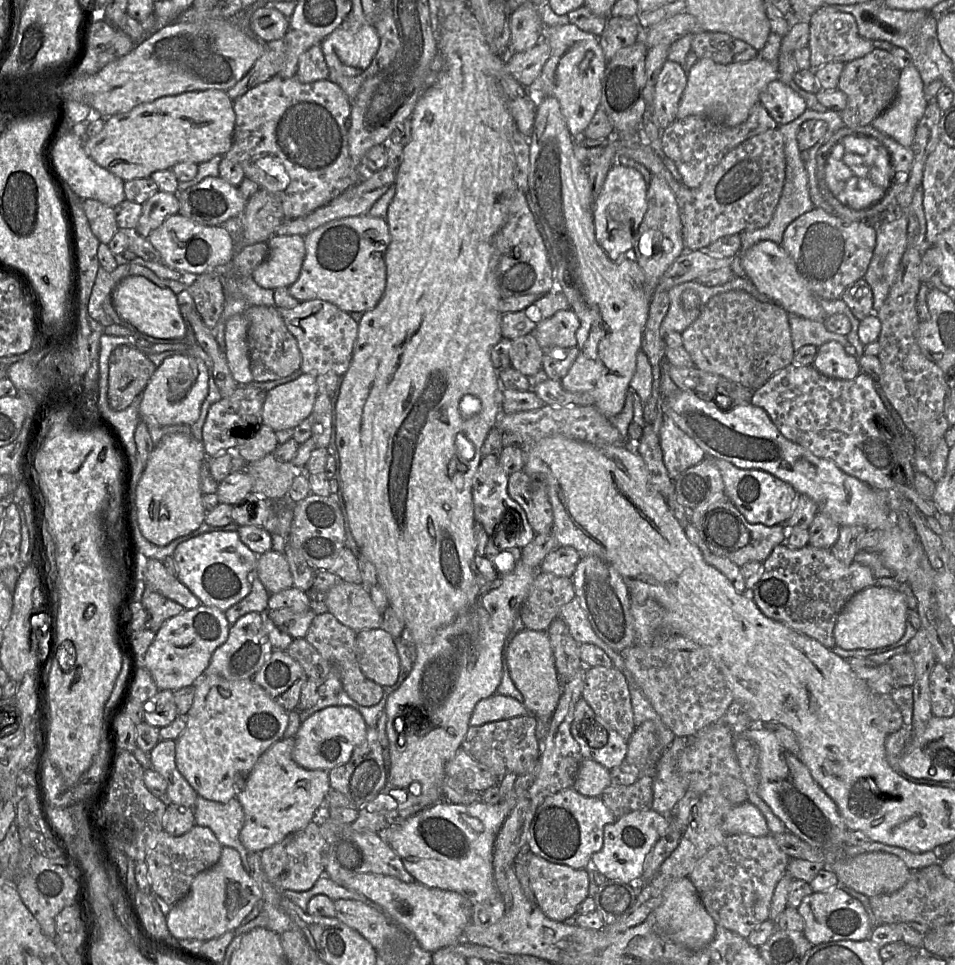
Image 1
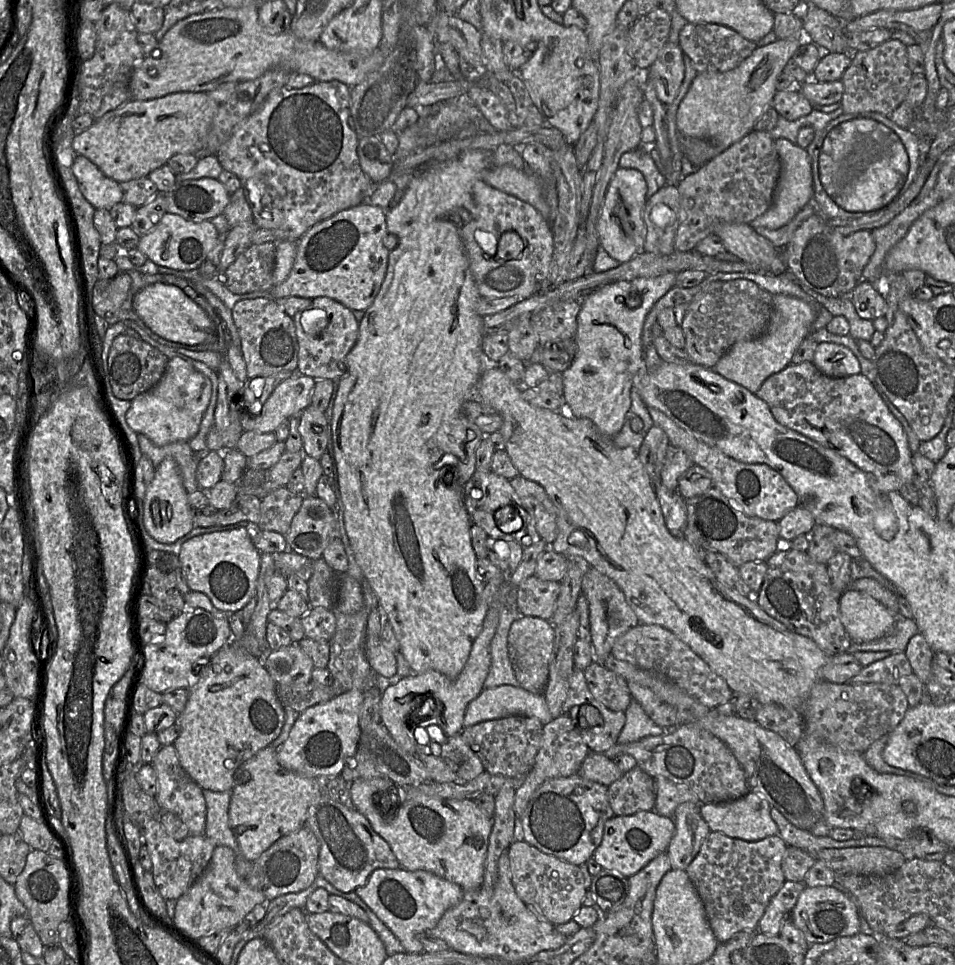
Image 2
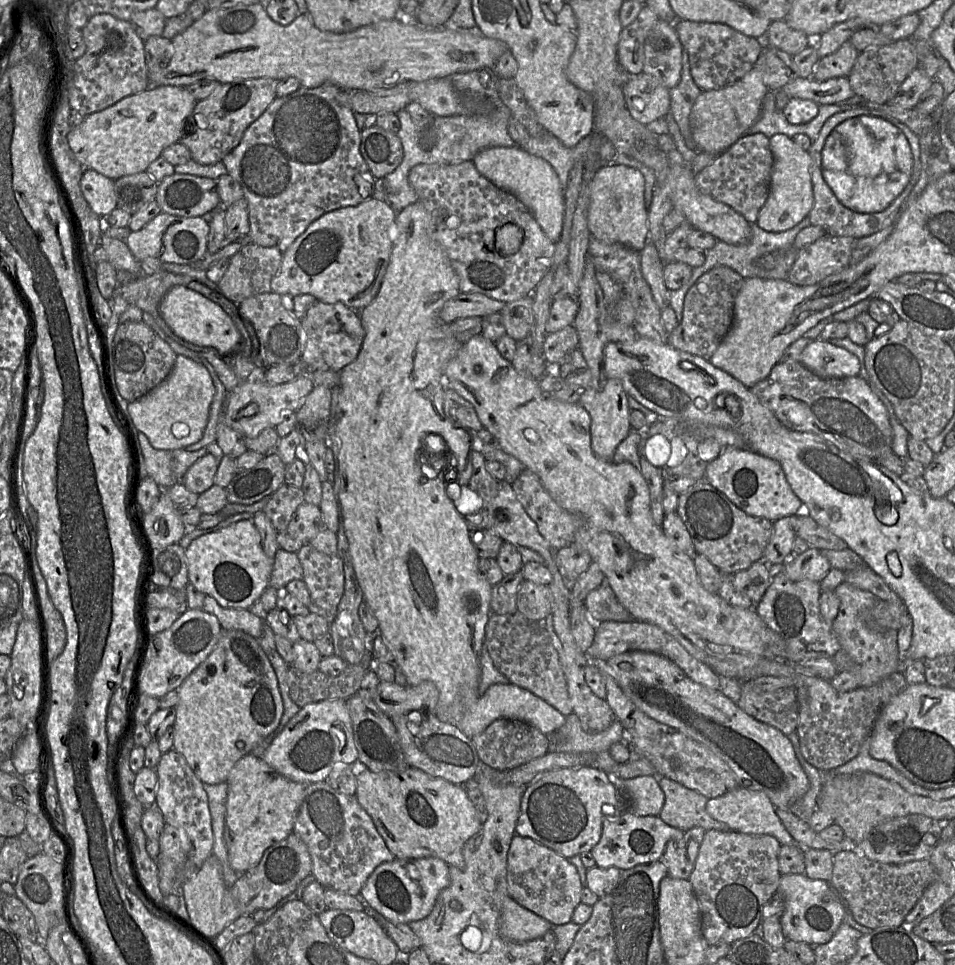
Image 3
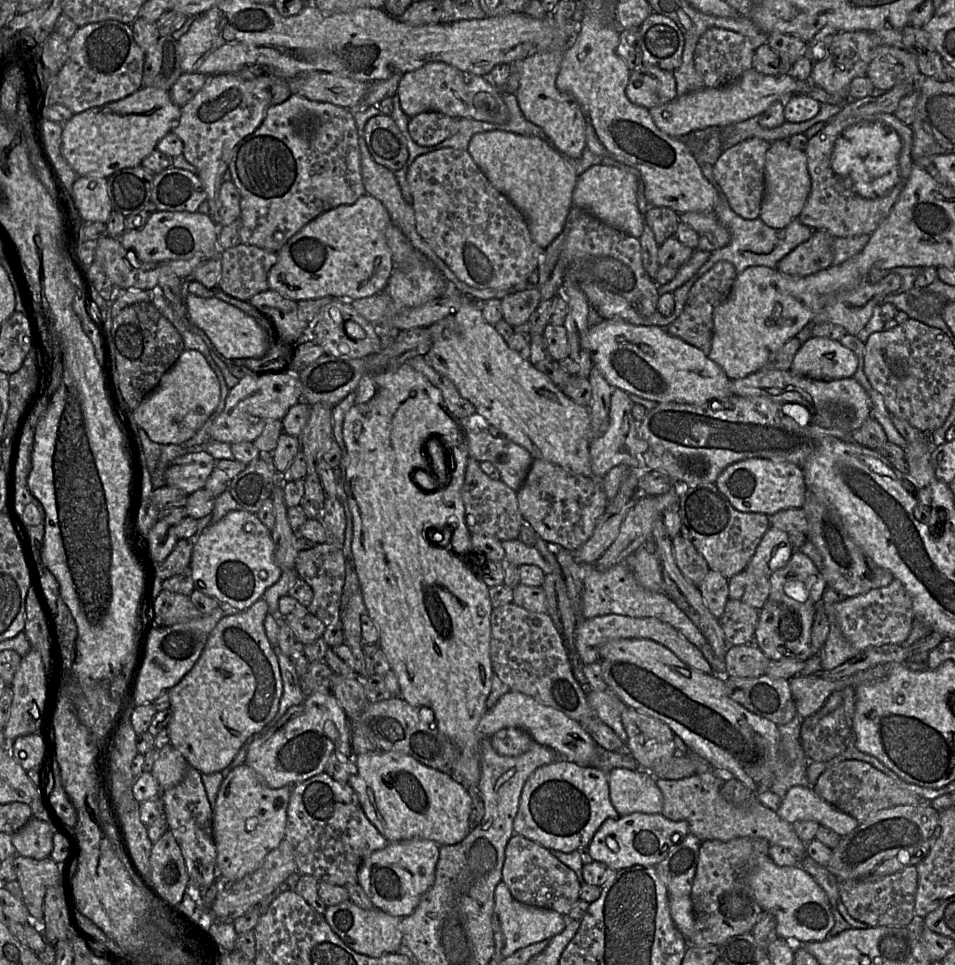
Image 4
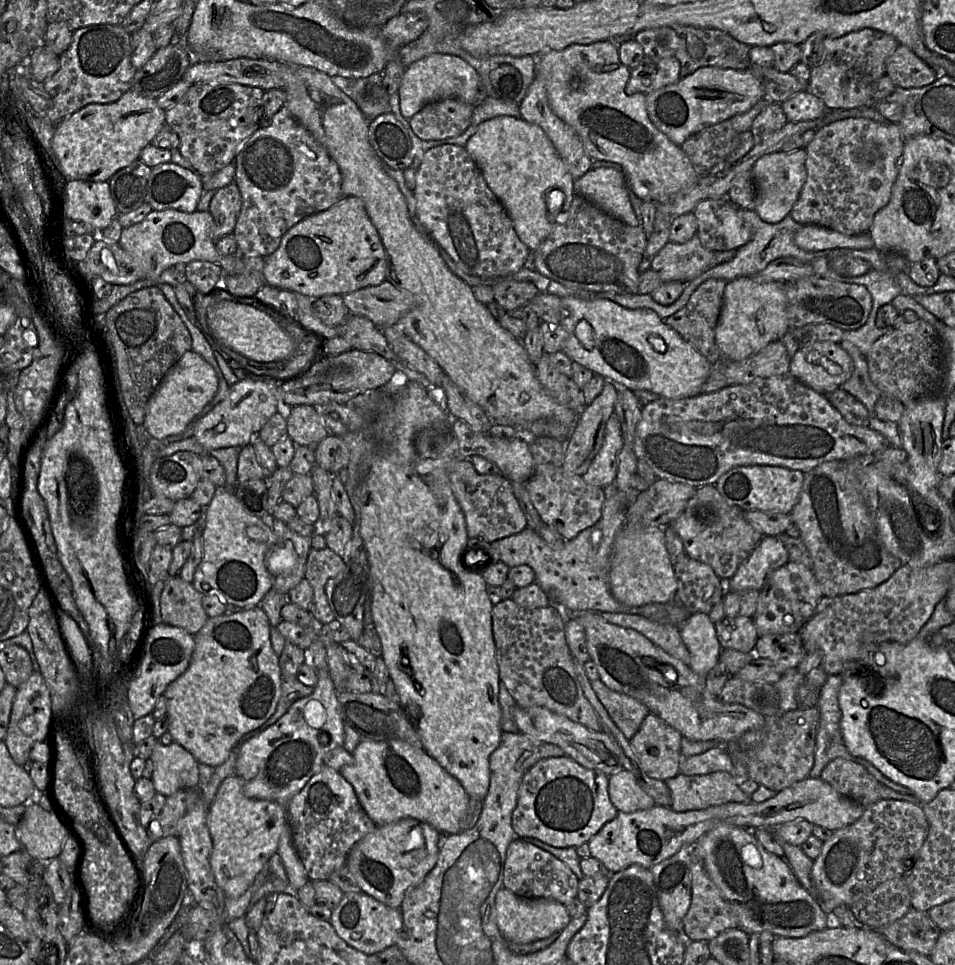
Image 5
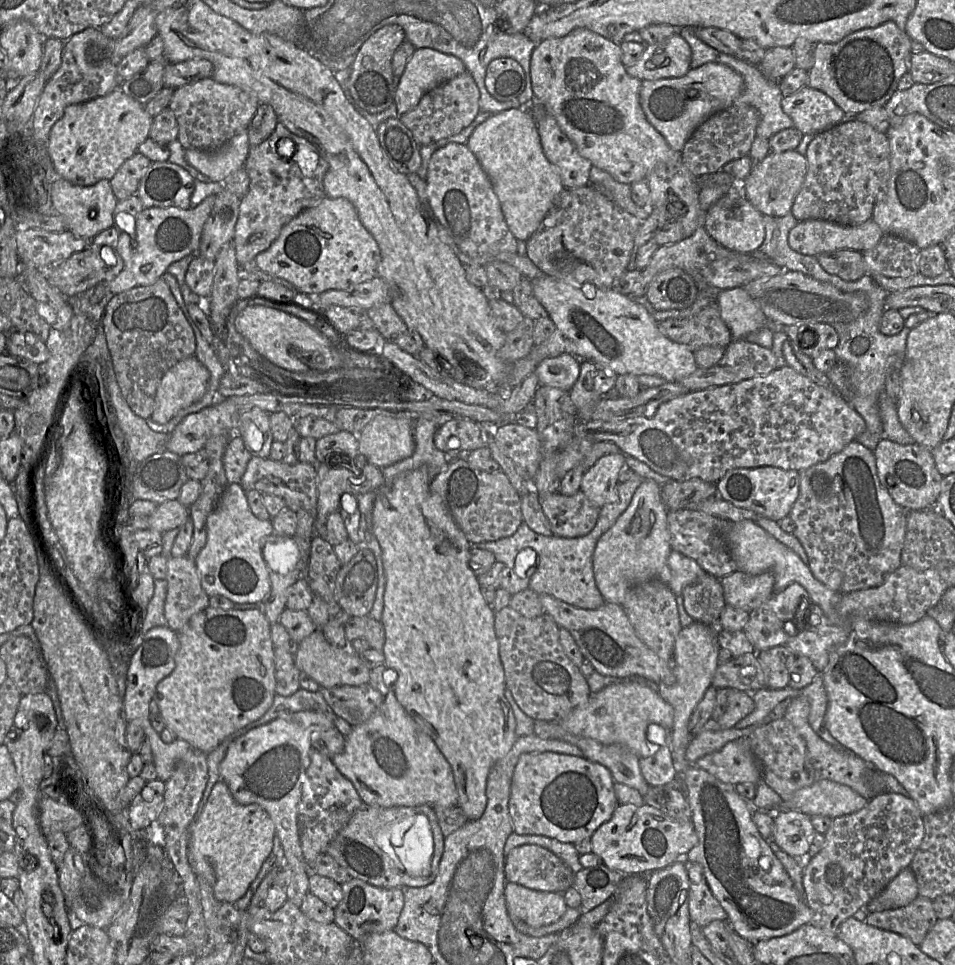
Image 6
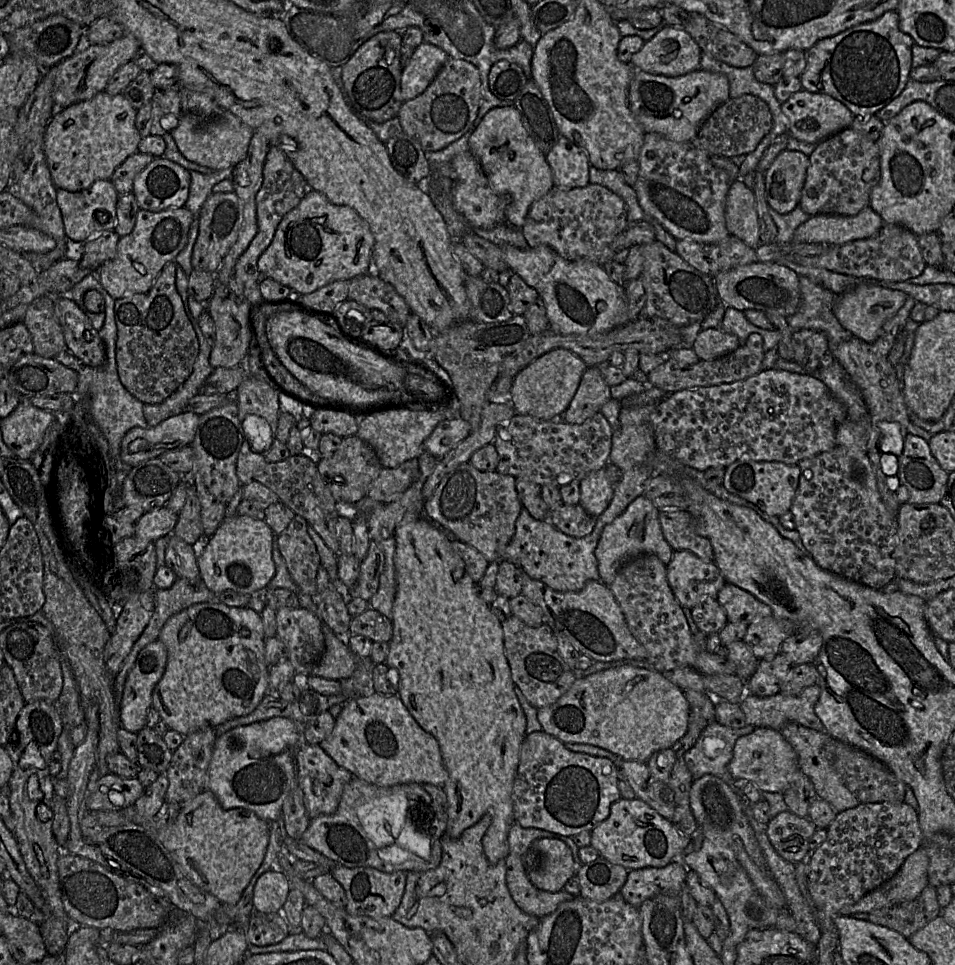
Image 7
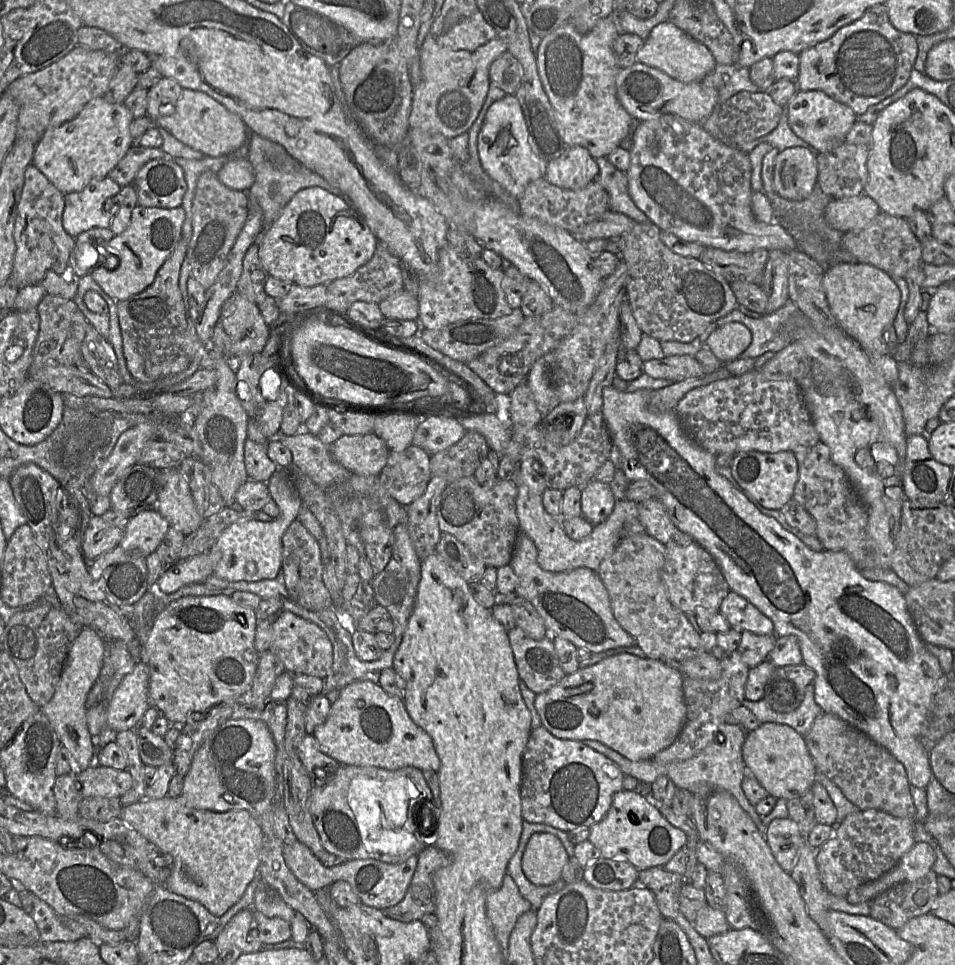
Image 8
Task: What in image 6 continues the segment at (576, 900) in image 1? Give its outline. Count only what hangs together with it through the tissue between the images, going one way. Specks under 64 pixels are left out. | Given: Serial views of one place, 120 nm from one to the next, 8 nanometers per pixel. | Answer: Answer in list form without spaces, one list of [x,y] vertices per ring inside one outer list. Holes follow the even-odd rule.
[[[523,844],[505,858],[507,882],[546,892],[564,893],[573,885],[574,873],[554,853],[538,845]]]

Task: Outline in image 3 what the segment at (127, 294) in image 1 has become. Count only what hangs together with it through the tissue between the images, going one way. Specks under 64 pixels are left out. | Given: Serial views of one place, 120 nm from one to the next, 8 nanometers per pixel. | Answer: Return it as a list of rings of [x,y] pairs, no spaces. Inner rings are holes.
[[[172,287],[160,302],[160,314],[177,337],[199,346],[213,347],[219,351],[220,355],[231,356],[245,353],[251,347],[251,343],[248,348],[245,348],[243,344],[241,344],[242,336],[239,330],[236,328],[231,317],[221,308],[221,306],[187,287]]]

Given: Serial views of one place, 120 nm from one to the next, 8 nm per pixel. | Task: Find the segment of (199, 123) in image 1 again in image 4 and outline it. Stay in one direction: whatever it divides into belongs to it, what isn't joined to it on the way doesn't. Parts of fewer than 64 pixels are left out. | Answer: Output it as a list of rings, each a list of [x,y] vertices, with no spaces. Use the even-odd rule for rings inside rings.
[[[142,87],[118,101],[74,114],[70,120],[63,124],[62,155],[77,176],[108,178],[119,170],[141,165],[142,160],[156,149],[159,140],[178,126],[180,117],[181,107],[173,103],[169,91]]]

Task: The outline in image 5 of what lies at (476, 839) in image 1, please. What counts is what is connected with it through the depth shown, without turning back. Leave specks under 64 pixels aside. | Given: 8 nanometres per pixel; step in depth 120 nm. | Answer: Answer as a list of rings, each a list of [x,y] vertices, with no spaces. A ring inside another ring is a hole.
[[[361,740],[352,756],[354,762],[342,767],[338,772],[353,786],[362,808],[377,826],[387,825],[404,818],[413,818],[419,822],[428,823],[442,835],[461,832],[460,823],[467,811],[470,797],[460,782],[424,749],[415,748],[401,740]]]

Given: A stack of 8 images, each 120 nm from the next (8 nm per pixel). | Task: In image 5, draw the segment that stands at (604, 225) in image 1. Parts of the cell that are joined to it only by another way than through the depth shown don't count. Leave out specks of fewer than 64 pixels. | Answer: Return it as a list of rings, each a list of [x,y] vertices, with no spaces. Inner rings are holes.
[[[621,168],[590,169],[574,181],[574,191],[593,202],[605,213],[629,226],[638,226],[628,194],[628,183]]]

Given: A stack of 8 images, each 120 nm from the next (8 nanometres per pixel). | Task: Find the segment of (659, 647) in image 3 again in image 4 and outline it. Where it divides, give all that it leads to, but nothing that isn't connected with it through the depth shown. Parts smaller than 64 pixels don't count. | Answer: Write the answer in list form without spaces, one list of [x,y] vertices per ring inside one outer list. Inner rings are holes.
[[[618,614],[597,616],[578,621],[576,627],[576,651],[584,665],[599,662],[600,648],[614,639],[649,639],[671,650],[682,662],[706,674],[713,674],[713,670],[701,651],[684,638],[670,624],[657,618],[634,618]]]

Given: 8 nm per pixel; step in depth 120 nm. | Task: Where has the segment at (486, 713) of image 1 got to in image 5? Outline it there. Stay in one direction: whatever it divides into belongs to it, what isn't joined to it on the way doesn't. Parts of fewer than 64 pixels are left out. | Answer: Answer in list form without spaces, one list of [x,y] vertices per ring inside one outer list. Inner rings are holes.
[[[516,704],[513,719],[518,732],[535,741],[552,743],[559,746],[564,756],[568,756],[587,769],[600,770],[610,776],[622,767],[622,753],[617,743],[603,731],[592,731],[567,717],[554,713],[544,707],[523,708]]]

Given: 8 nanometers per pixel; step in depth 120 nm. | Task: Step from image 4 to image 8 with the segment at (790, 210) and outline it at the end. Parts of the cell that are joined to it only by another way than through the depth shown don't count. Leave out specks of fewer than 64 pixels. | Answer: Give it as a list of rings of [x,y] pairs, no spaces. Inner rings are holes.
[[[790,147],[775,158],[773,187],[782,198],[802,200],[811,194],[817,174],[816,155],[804,147]]]

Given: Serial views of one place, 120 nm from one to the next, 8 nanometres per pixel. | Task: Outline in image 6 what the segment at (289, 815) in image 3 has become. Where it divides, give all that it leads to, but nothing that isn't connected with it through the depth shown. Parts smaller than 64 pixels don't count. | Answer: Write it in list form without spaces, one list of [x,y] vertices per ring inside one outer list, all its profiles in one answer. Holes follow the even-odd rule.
[[[220,780],[213,786],[201,815],[189,827],[188,861],[195,875],[212,887],[219,902],[234,904],[244,896],[270,855],[275,834],[275,825],[262,807],[237,803],[226,783]]]

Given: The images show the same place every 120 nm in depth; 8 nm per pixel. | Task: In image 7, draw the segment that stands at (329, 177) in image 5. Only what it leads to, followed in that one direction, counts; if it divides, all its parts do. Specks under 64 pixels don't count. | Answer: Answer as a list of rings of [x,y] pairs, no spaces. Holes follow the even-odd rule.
[[[270,145],[263,167],[263,181],[256,195],[256,216],[258,231],[247,249],[239,257],[234,268],[234,277],[238,284],[259,282],[262,274],[257,267],[260,255],[270,245],[275,231],[283,217],[294,209],[306,193],[309,185],[303,175],[294,167],[284,151],[275,145]]]

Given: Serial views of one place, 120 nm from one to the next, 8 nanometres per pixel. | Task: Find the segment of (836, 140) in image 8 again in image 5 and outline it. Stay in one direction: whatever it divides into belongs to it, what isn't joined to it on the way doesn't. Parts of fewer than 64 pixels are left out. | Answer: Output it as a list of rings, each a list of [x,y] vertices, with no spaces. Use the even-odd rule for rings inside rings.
[[[808,90],[790,97],[782,102],[781,106],[789,122],[816,120],[828,110],[823,101]]]

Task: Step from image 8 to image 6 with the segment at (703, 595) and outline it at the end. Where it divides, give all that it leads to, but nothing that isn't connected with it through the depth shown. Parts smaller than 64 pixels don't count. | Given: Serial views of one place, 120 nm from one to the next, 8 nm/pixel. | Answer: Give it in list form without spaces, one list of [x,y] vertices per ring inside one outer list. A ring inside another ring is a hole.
[[[673,549],[668,557],[668,565],[670,567],[668,585],[675,595],[681,595],[685,587],[706,574],[695,560]]]

